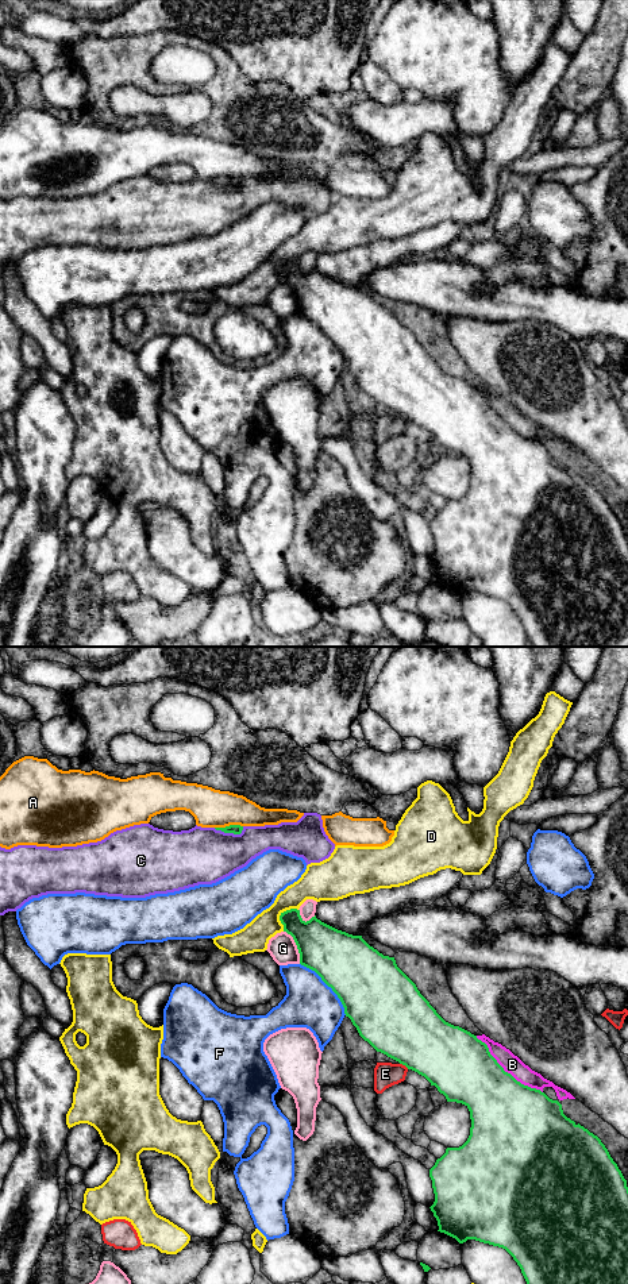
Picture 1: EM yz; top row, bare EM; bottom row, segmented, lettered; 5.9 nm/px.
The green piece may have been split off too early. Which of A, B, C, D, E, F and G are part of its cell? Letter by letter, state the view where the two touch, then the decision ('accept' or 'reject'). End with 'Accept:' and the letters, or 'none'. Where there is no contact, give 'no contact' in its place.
A: yz | reject
B: yz | reject
C: yz | reject
D: yz | reject
E: yz | reject
F: yz | reject
G: yz | reject
Accept: none

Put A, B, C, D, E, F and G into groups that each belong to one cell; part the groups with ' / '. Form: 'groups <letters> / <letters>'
groups A / B / C / D / E / F / G

